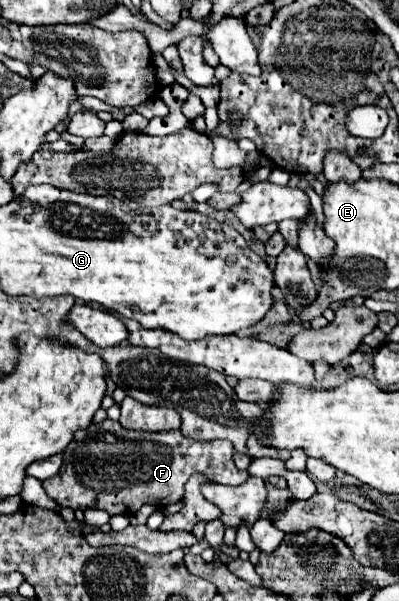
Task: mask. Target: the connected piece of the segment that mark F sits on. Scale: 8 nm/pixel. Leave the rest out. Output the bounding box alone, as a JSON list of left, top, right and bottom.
[45,419,249,515]

